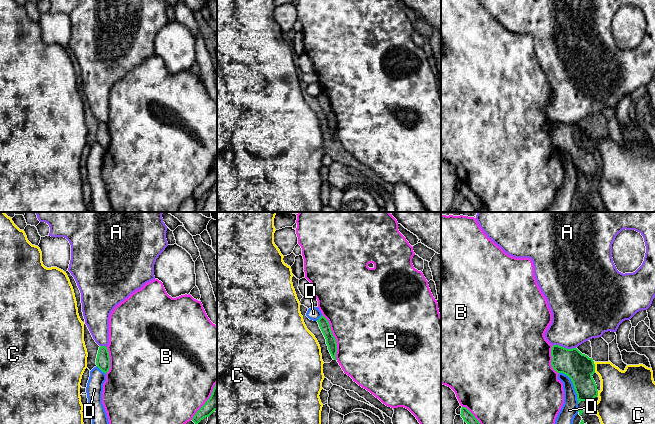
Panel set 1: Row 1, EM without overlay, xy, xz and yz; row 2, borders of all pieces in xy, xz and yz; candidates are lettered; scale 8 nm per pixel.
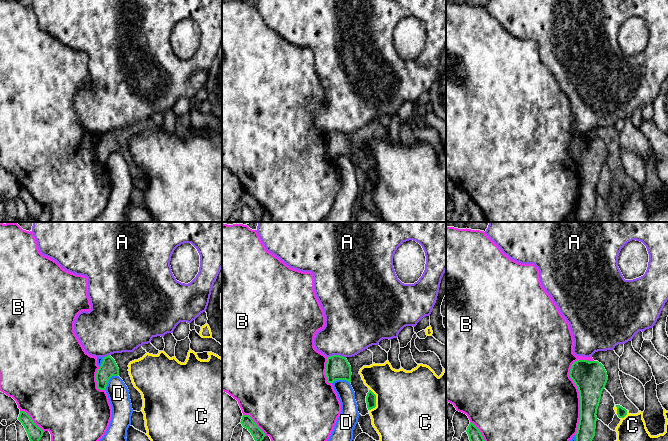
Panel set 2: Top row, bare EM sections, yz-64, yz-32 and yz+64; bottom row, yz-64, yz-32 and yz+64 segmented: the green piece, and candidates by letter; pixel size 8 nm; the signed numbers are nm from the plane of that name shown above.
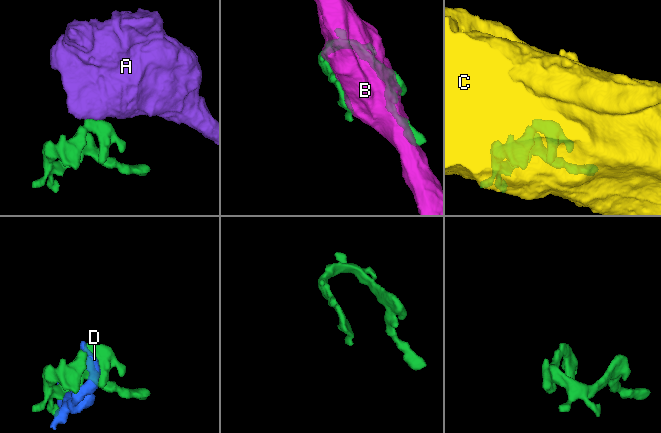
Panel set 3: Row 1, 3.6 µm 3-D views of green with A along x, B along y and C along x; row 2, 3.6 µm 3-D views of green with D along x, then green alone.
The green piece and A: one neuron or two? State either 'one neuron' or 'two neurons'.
two neurons

